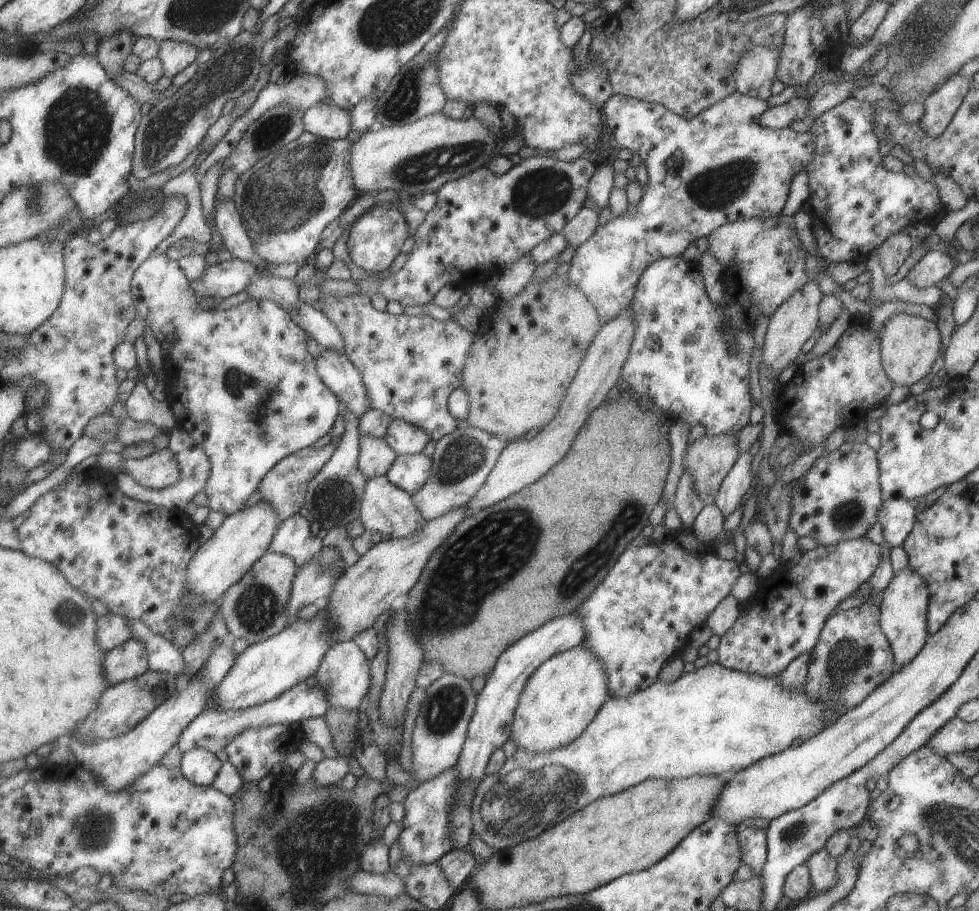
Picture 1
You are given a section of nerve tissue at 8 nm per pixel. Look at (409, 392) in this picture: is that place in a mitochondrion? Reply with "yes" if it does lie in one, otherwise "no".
no

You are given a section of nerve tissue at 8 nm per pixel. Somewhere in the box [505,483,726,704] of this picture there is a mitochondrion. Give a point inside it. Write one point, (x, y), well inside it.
(584, 571)

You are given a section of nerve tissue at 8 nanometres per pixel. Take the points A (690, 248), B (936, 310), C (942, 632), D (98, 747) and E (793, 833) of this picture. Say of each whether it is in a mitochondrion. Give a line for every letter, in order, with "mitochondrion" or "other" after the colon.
A: other
B: other
C: other
D: other
E: mitochondrion

